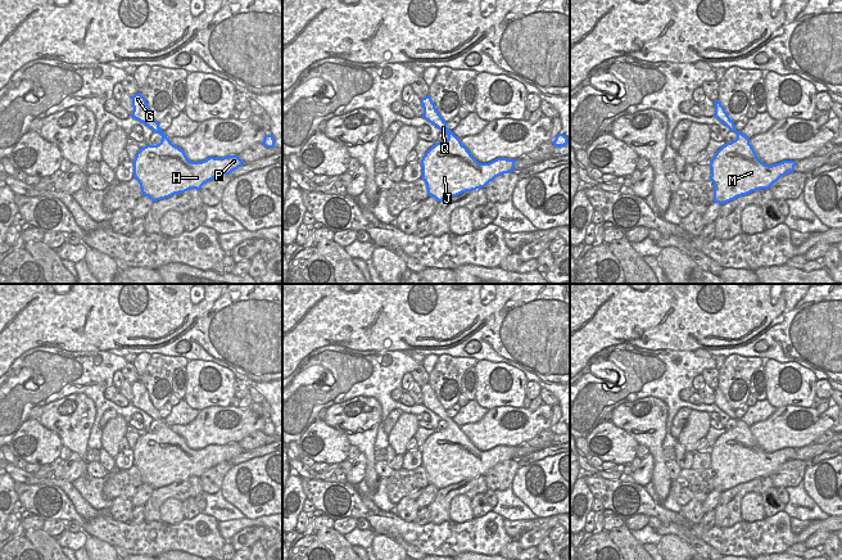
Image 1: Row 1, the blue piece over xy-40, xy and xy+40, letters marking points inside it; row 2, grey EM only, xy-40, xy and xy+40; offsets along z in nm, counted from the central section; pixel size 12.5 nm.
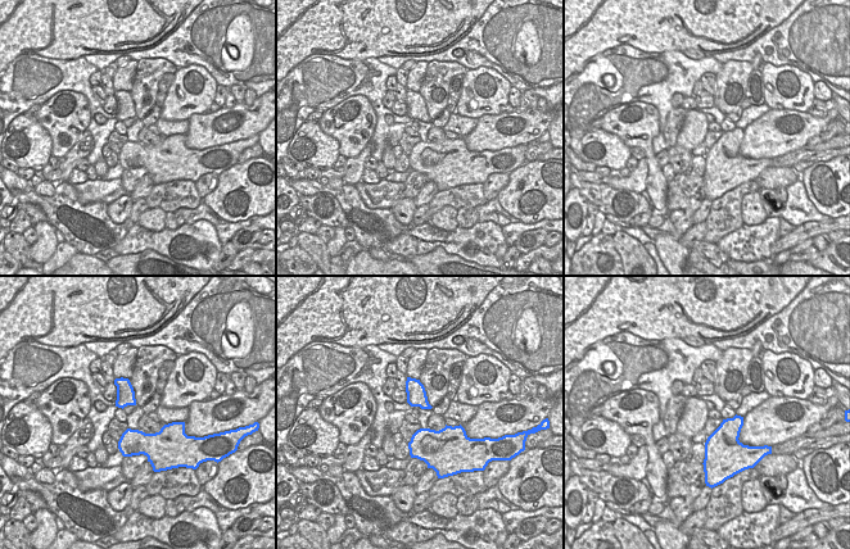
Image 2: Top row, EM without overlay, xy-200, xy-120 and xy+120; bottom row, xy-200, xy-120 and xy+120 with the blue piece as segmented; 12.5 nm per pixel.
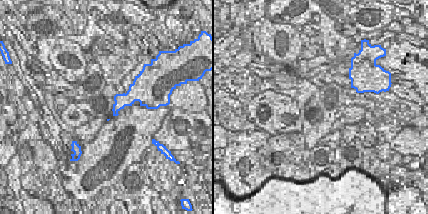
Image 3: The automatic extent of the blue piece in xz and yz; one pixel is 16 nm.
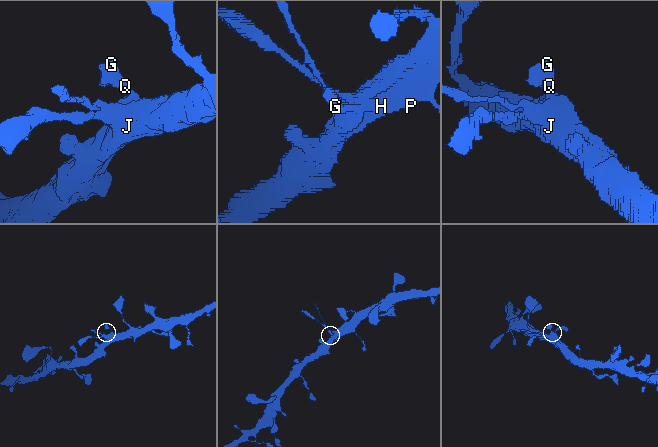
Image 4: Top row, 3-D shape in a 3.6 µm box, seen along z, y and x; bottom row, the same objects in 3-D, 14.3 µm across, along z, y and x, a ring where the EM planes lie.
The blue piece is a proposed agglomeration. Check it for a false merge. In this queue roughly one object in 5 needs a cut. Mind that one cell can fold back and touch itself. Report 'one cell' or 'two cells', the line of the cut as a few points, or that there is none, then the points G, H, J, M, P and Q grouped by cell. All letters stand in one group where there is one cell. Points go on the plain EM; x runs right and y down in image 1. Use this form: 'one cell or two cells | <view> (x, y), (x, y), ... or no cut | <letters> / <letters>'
one cell | no cut | G H J M P Q

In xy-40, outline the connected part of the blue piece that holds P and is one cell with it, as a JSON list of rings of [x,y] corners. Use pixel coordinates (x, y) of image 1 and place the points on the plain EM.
[[[139,380],[131,387],[133,394],[131,405],[162,424],[159,432],[148,432],[141,435],[132,450],[133,466],[139,469],[142,483],[149,484],[153,489],[190,477],[200,478],[208,469],[221,462],[230,462],[244,452],[239,443],[209,444],[202,450],[189,448],[185,439],[173,433],[160,417],[145,385]]]

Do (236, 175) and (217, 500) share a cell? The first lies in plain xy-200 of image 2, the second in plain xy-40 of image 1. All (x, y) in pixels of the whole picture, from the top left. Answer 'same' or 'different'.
different

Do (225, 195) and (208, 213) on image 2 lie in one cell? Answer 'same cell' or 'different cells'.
different cells

